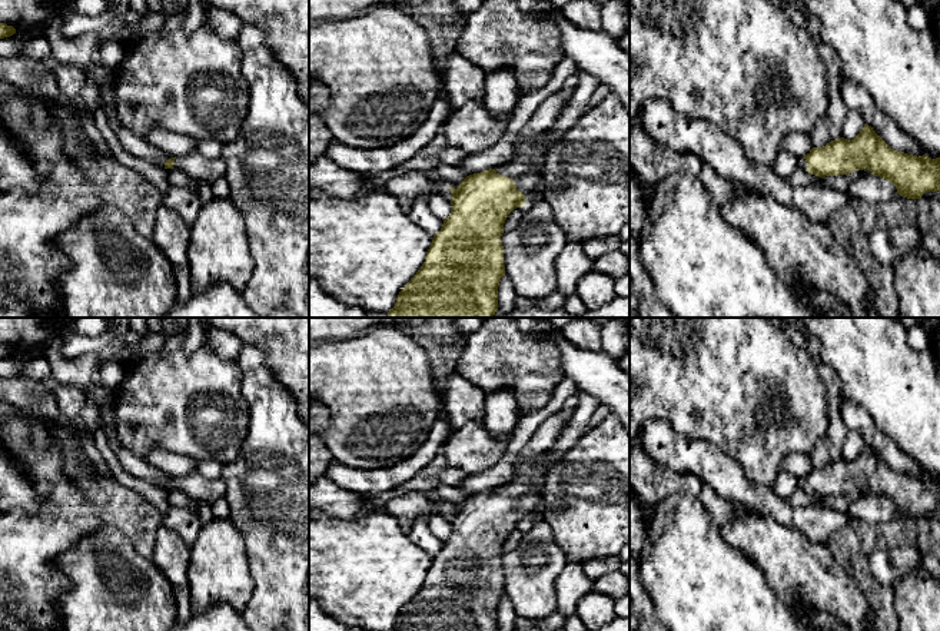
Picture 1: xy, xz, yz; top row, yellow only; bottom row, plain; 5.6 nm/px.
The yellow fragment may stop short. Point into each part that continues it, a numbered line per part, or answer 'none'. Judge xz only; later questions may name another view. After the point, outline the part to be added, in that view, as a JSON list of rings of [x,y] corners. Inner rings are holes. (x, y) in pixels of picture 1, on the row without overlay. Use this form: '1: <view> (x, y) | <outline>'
1: xz (525, 491) | [[[548,452],[534,456],[527,462],[514,482],[495,488],[496,494],[514,501],[516,509],[524,515],[534,514],[542,502],[542,492],[548,471],[539,466],[545,462]]]

